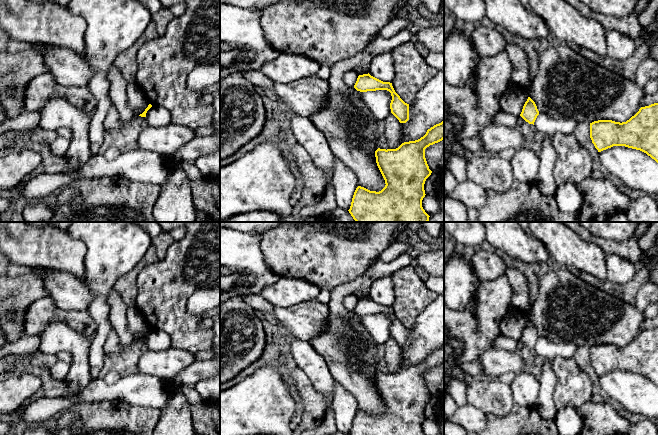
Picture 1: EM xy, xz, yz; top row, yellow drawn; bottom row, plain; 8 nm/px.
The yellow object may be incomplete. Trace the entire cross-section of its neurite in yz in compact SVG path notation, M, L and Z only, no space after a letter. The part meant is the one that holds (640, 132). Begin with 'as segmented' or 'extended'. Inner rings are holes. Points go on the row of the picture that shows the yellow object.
as segmented; M658 103L641 107L626 122L590 123L590 138L598 152L613 146L640 150L658 163Z

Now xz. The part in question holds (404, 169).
as segmented; M444 121L427 130L418 140L402 143L396 149L375 151L377 166L385 180L385 187L379 191L370 191L358 186L354 192L348 210L356 222L428 222L429 215L422 207L425 197L424 184L431 175L425 158L425 149L444 139Z

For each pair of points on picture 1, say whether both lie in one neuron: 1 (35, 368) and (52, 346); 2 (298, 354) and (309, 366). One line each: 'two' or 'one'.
1: two
2: one

